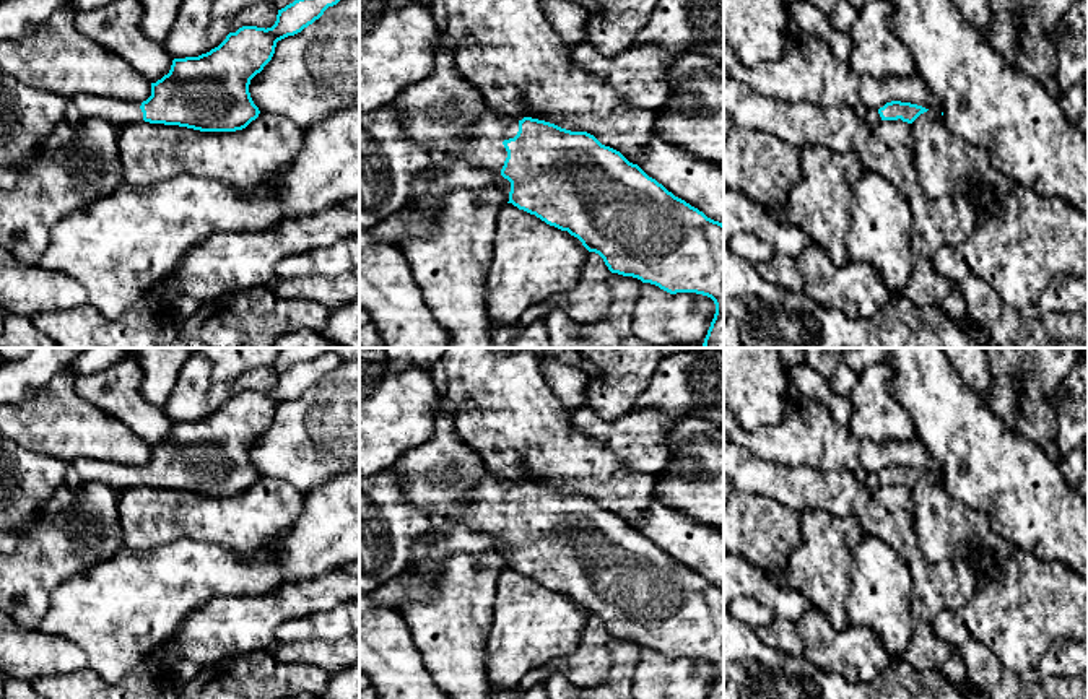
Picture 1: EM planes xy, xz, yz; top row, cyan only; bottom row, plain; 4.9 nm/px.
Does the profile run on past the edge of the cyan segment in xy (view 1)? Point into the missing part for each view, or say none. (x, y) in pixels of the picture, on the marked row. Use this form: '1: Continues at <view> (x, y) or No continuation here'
1: Continues at xy (119, 112)

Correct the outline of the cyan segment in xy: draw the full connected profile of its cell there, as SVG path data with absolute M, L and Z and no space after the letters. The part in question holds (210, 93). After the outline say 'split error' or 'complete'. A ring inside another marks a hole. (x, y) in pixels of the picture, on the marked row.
M294 0L278 10L272 28L242 26L198 57L174 59L171 70L151 83L146 101L91 94L70 99L85 117L101 117L122 128L132 122L179 125L200 132L236 132L260 114L249 85L275 54L276 42L301 33L340 0Z | split error

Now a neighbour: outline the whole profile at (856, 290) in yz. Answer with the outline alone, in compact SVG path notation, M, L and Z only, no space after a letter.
M813 244L795 257L795 268L812 301L841 310L851 320L870 319L894 301L868 263L849 260L839 267L825 249Z

